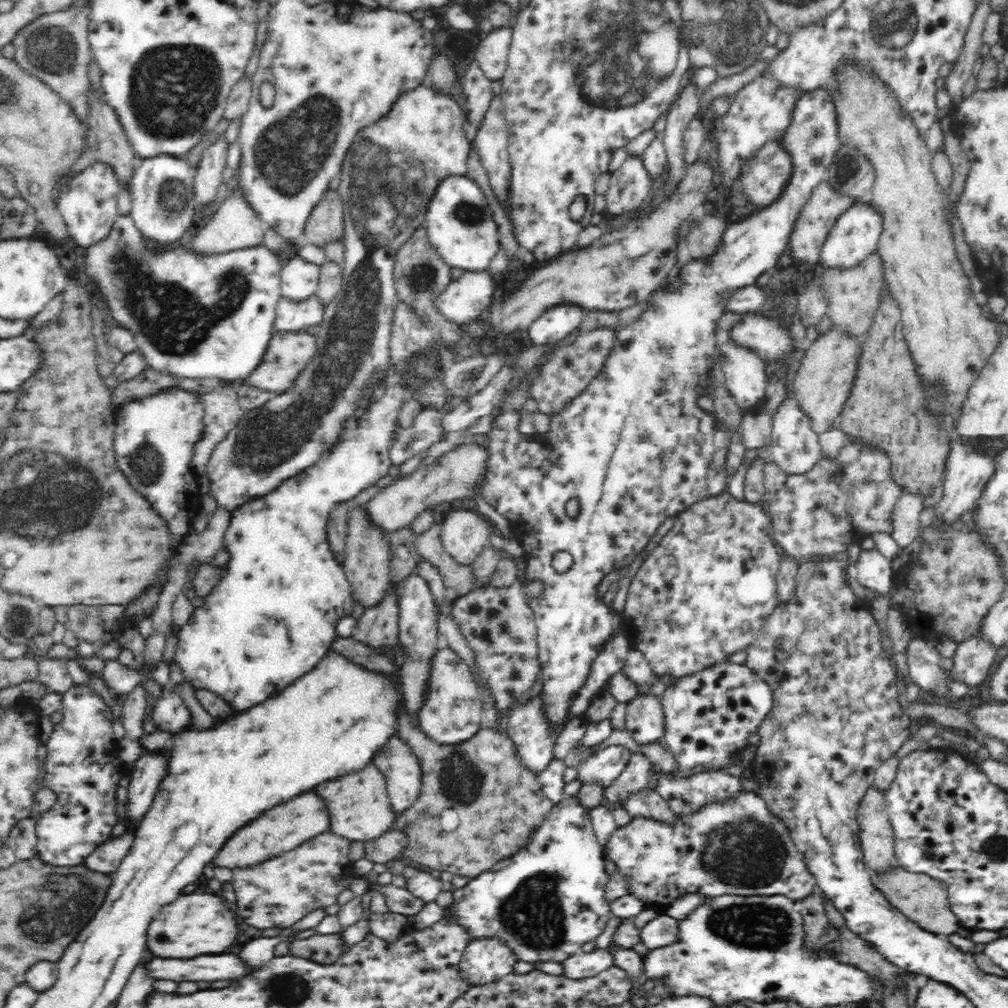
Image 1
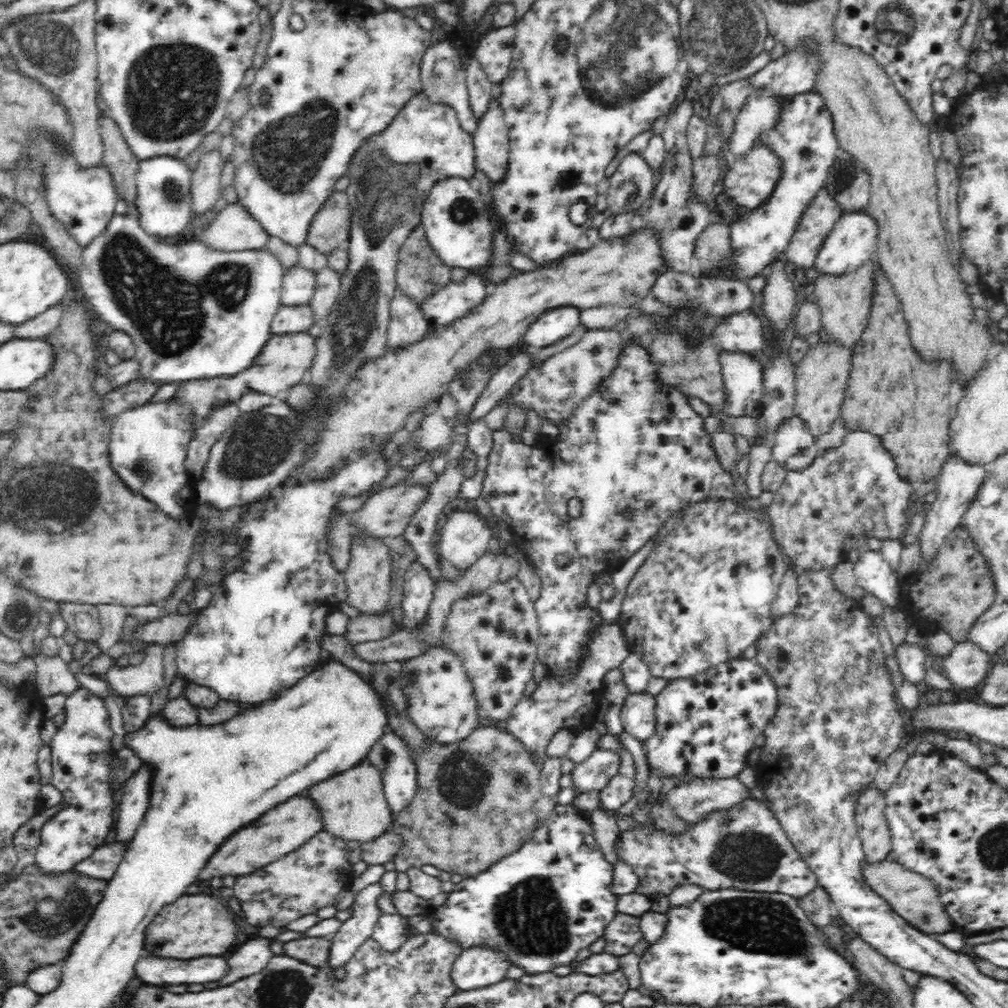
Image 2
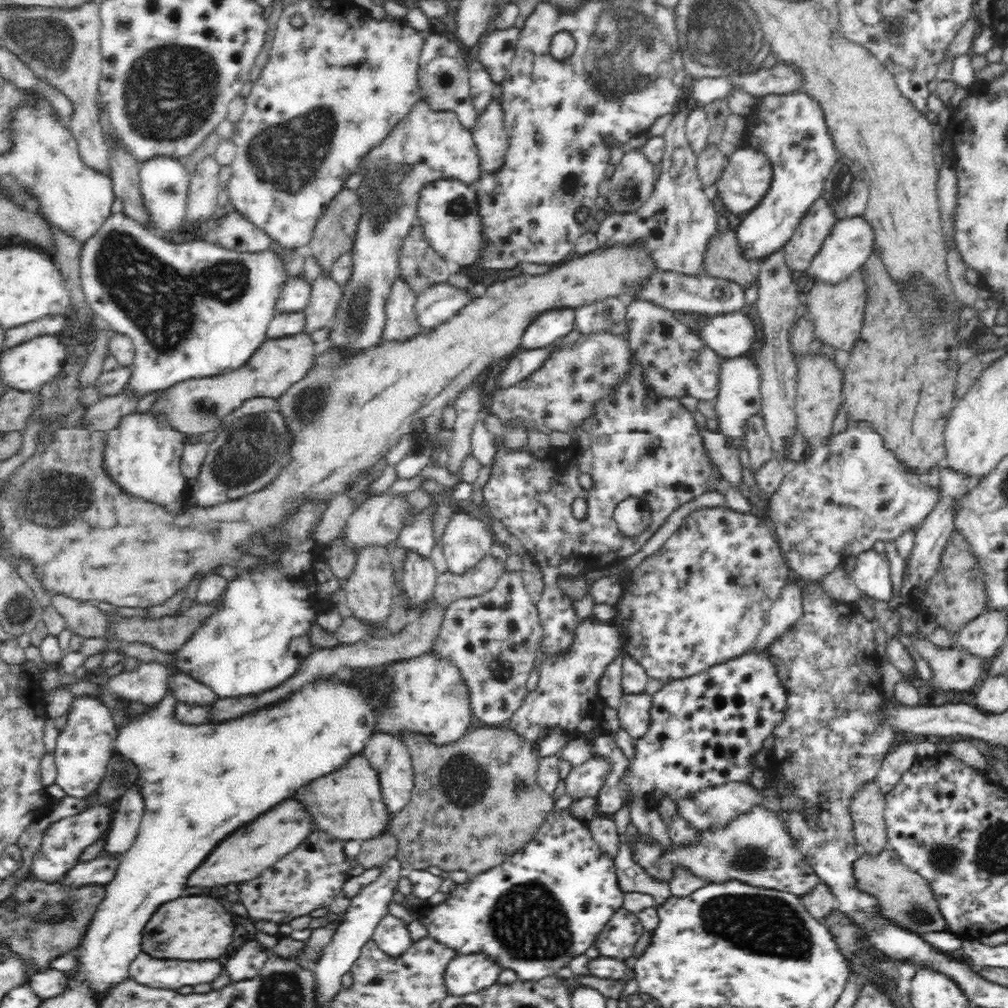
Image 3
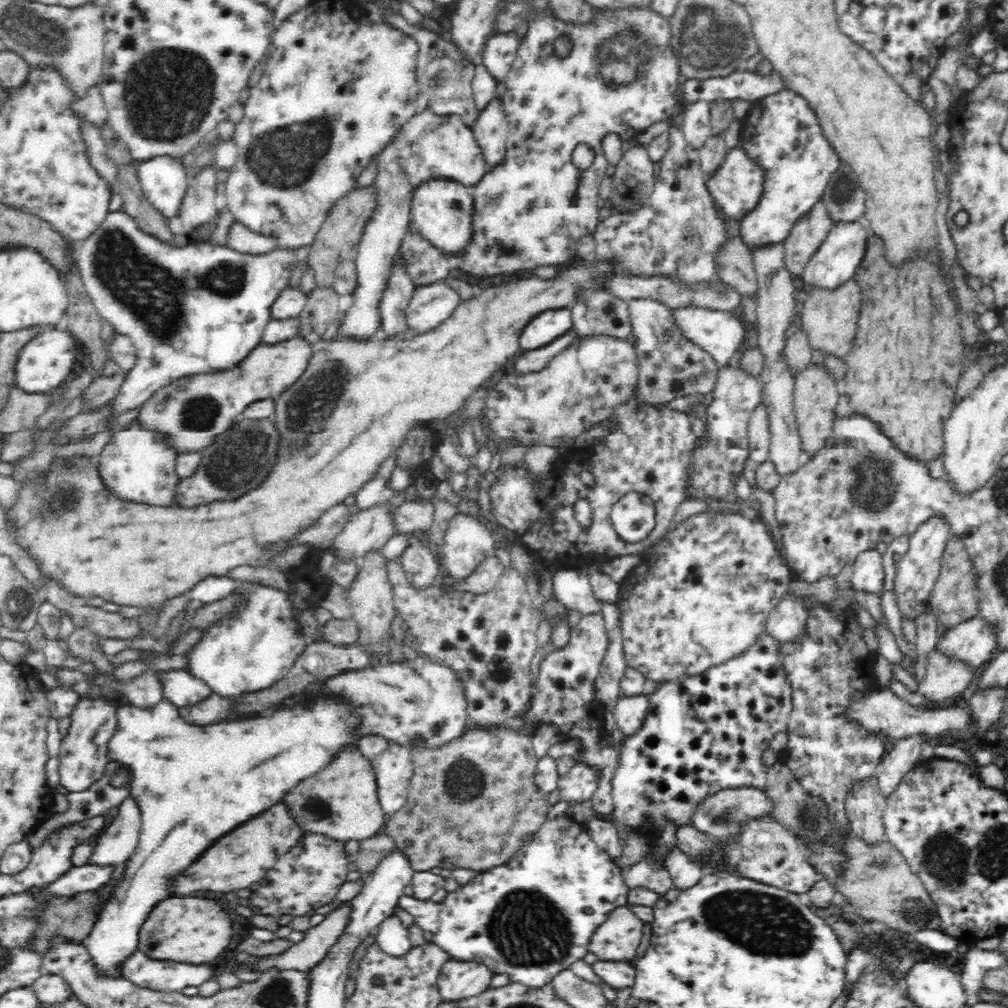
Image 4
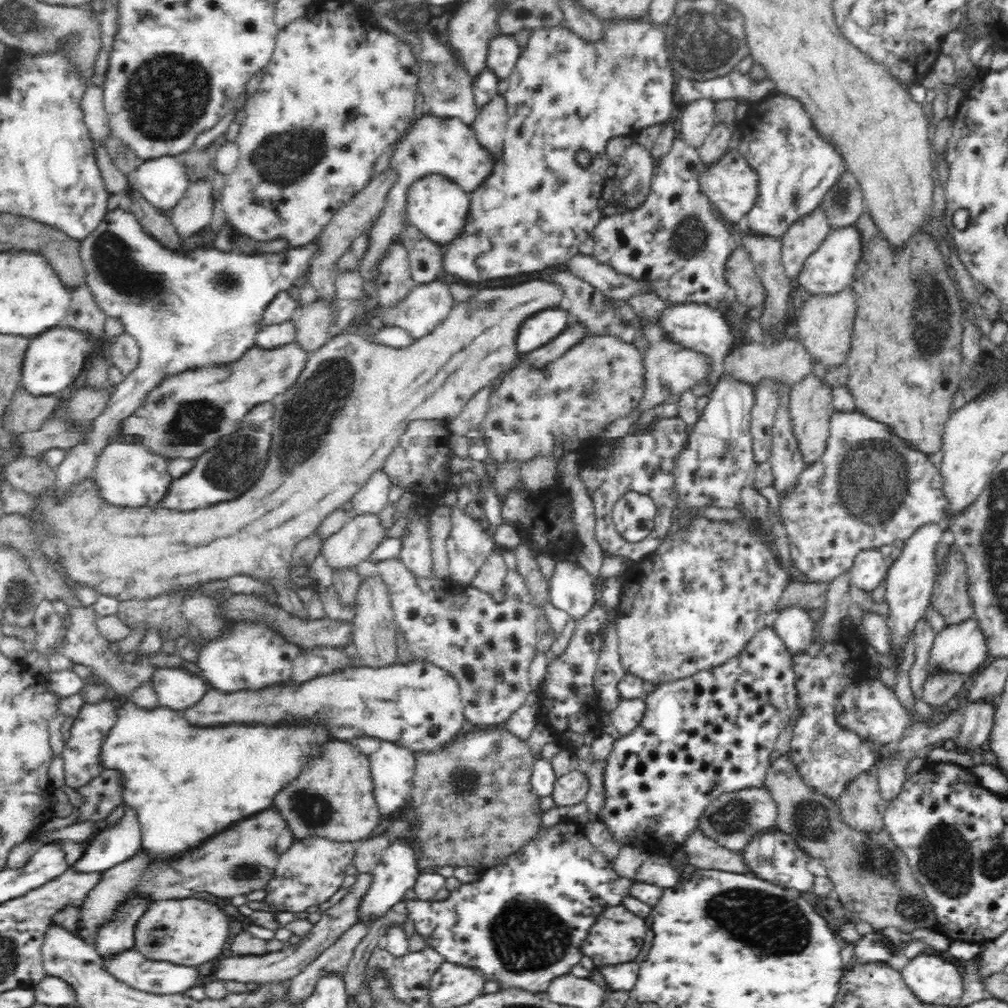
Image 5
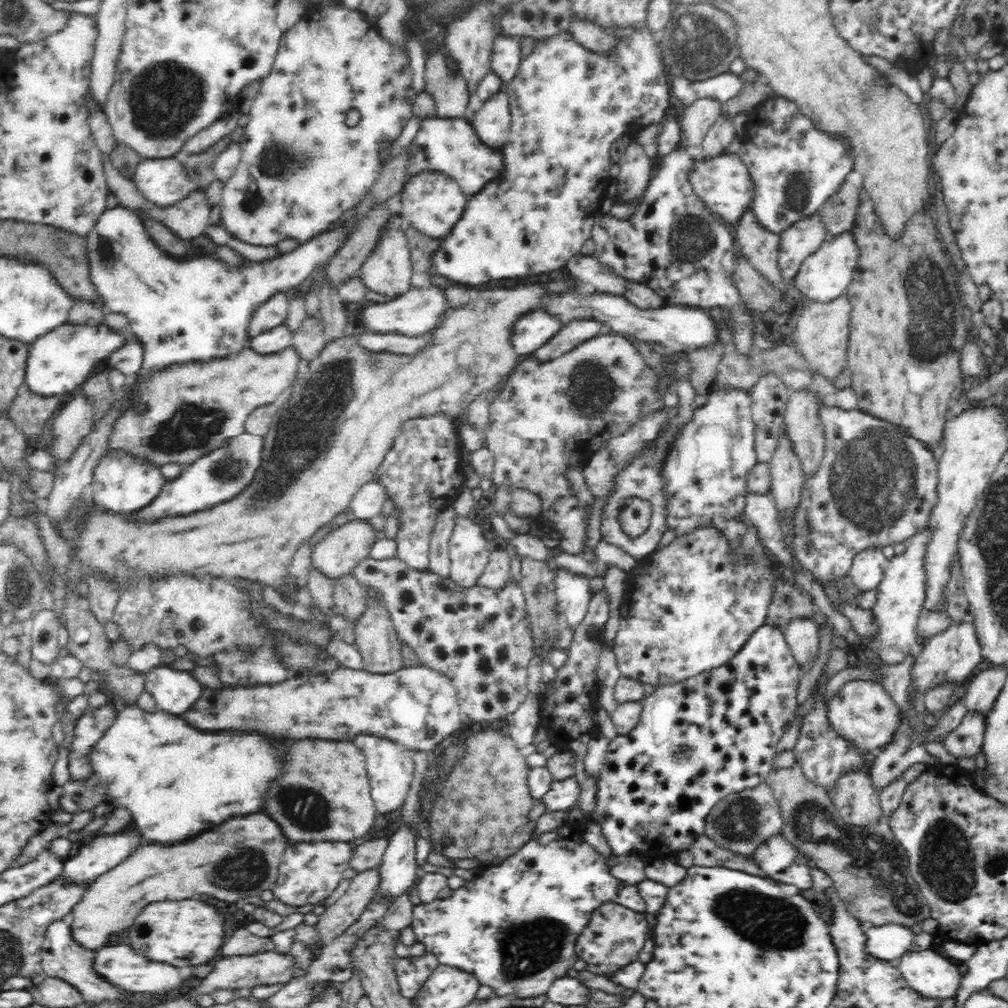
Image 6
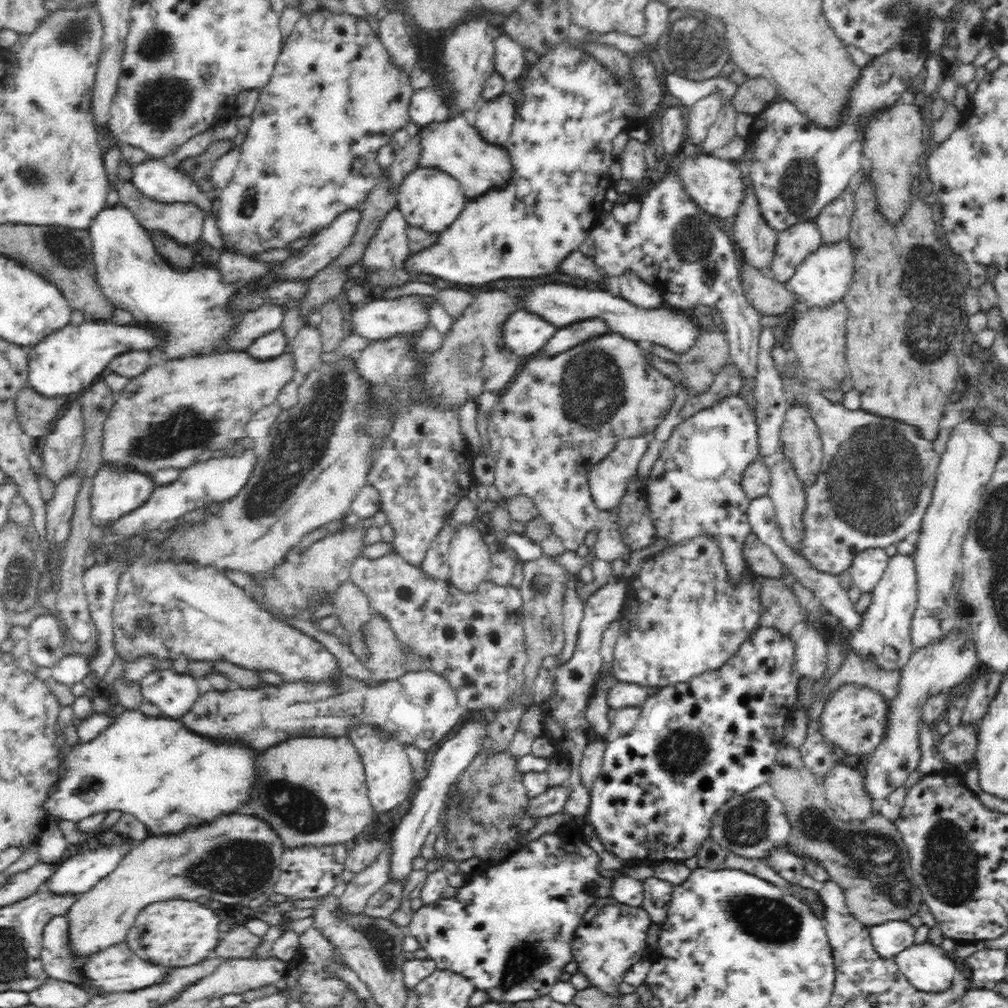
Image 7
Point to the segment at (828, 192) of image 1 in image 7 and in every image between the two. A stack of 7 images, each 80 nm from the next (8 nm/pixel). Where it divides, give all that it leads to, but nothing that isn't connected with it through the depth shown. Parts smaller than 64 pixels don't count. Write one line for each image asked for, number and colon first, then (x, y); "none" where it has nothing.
2: (820, 217)
3: (802, 247)
4: (807, 235)
5: (804, 237)
6: (804, 237)
7: (793, 245)

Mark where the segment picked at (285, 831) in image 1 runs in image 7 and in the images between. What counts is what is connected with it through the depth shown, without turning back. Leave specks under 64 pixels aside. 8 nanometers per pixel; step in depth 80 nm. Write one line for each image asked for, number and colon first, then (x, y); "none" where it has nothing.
2: (286, 828)
3: (247, 852)
4: (237, 861)
5: (241, 859)
6: (241, 857)
7: (158, 868)

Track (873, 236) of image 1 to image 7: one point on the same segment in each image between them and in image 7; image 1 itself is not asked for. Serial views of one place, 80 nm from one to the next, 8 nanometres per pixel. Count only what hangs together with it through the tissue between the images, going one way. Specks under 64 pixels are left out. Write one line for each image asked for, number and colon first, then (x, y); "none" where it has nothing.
2: (853, 240)
3: (849, 244)
4: (835, 262)
5: (826, 272)
6: (824, 275)
7: (821, 279)

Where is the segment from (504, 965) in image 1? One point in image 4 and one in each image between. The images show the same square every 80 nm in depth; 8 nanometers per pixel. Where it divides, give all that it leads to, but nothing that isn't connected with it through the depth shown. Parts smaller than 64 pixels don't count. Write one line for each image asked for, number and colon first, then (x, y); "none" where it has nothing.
2: (475, 968)
3: (463, 975)
4: (456, 980)

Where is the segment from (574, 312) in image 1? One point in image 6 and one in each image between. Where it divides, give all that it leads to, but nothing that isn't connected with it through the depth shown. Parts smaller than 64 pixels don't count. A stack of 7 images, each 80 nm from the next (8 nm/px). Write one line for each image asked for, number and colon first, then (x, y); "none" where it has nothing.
2: (552, 326)
3: (551, 326)
4: (547, 326)
5: (540, 328)
6: (530, 331)

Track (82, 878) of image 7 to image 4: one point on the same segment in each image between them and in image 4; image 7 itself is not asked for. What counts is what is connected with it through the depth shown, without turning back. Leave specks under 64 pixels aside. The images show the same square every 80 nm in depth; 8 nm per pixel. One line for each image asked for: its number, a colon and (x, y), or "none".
4: (116, 845)
5: (113, 845)
6: (105, 852)

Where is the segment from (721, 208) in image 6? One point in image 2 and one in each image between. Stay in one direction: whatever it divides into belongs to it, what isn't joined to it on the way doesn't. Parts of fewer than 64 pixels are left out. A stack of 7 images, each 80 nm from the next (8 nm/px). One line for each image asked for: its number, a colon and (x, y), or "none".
2: (750, 180)
3: (745, 178)
4: (735, 187)
5: (730, 185)

